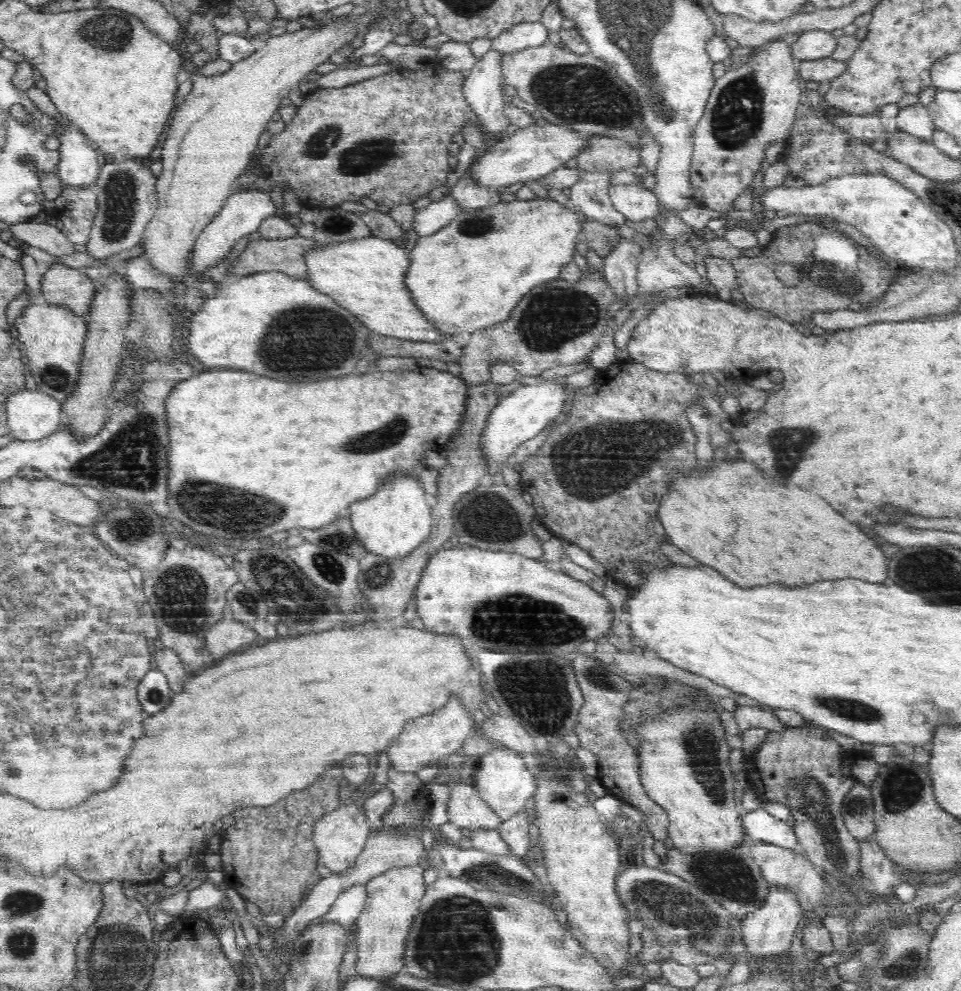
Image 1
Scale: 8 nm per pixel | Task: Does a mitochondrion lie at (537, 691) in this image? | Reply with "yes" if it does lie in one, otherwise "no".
yes

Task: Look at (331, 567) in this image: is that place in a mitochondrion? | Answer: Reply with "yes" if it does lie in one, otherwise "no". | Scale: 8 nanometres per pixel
yes

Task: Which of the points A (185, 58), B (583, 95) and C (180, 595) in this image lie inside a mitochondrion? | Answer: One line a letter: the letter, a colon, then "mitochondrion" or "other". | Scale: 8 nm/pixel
A: other
B: mitochondrion
C: mitochondrion

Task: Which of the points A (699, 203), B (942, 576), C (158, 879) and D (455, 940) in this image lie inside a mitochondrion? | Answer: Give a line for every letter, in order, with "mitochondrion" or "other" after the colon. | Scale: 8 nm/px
A: other
B: mitochondrion
C: other
D: mitochondrion

